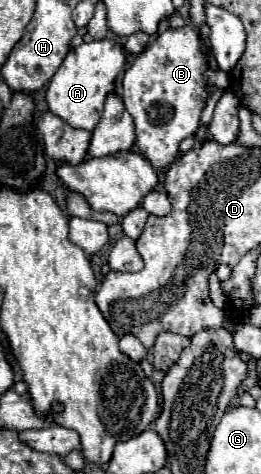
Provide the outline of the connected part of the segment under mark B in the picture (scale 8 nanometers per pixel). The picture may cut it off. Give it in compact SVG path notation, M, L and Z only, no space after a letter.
M186 24L178 30L164 30L158 38L128 66L122 76L122 100L134 118L136 144L154 168L172 164L178 156L178 144L194 136L200 128L200 116L208 102L208 86L204 80L206 54L200 34Z

